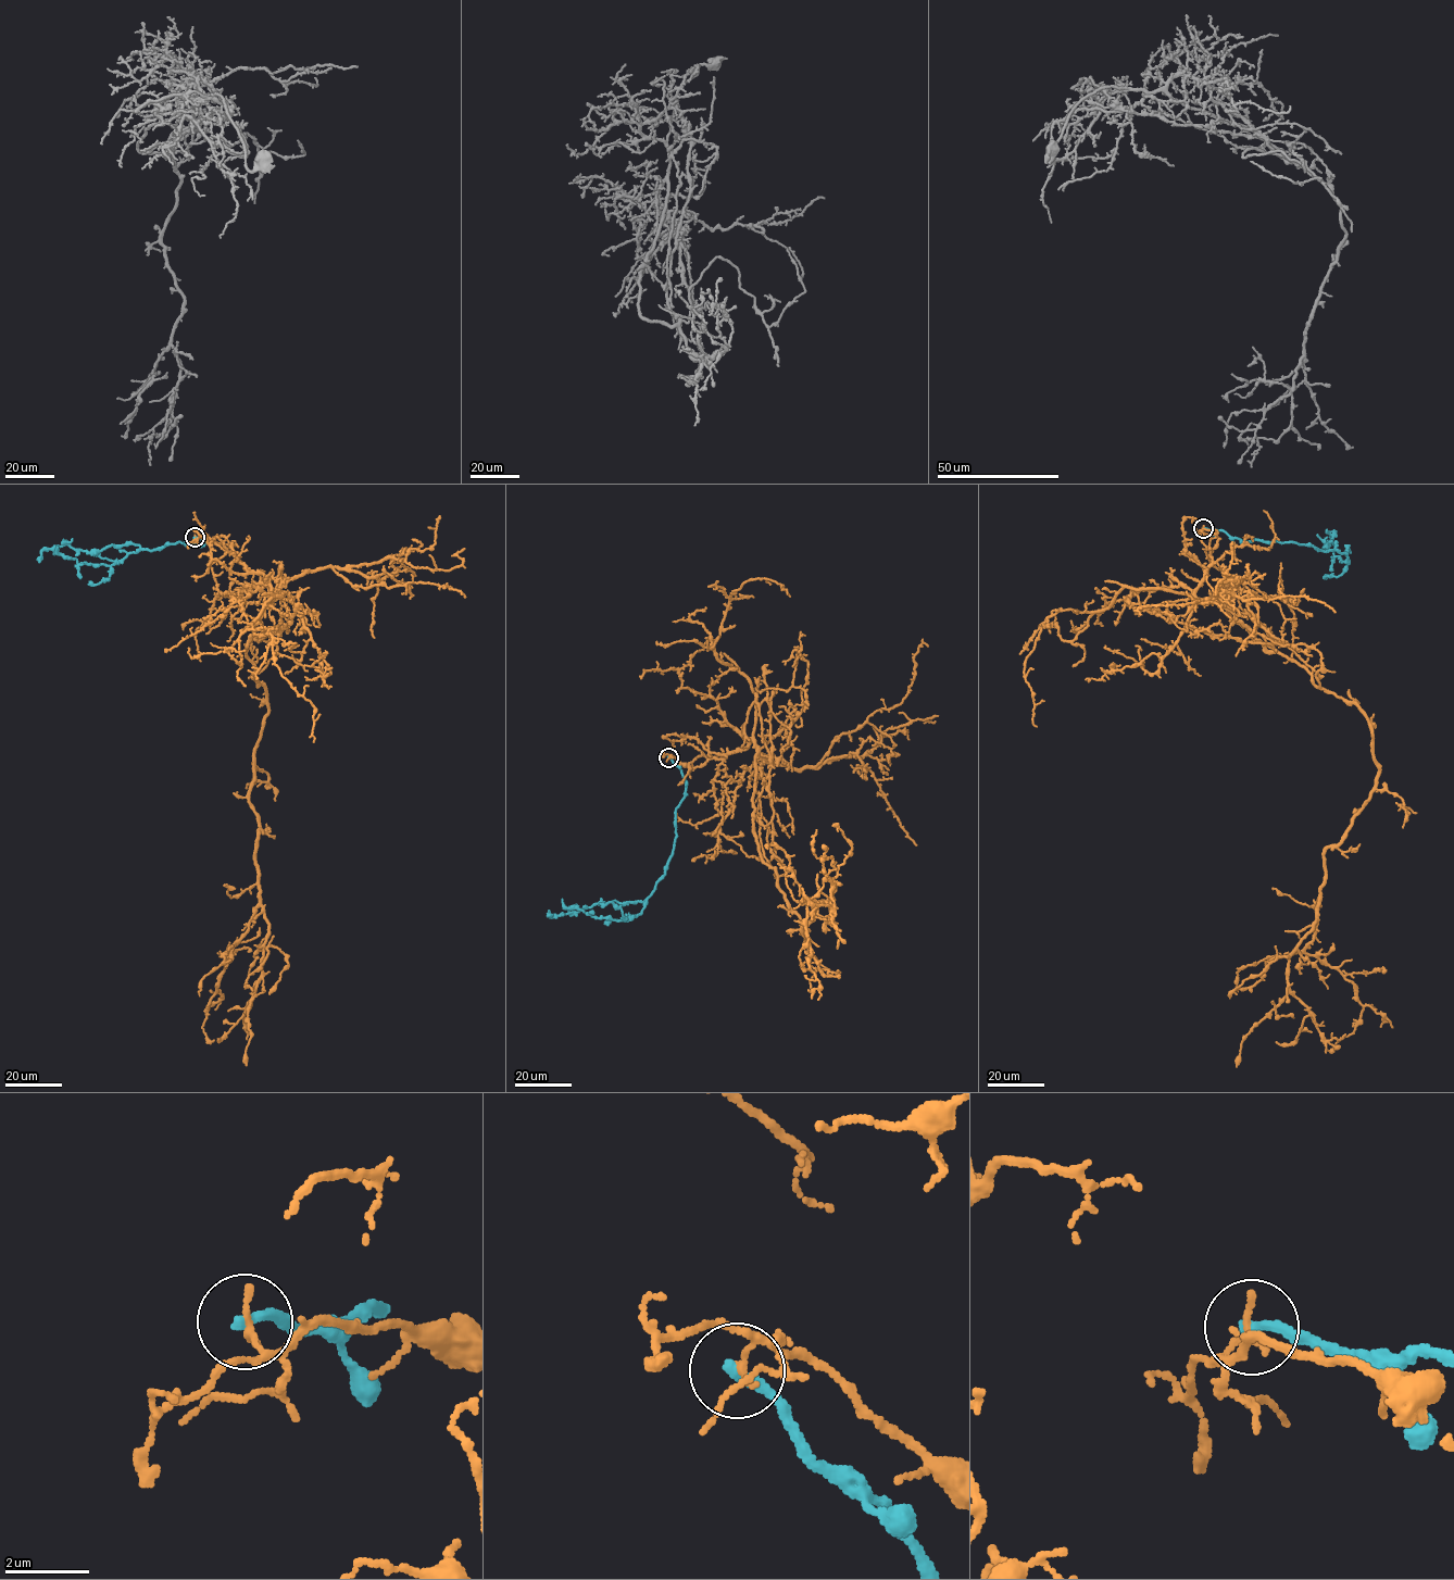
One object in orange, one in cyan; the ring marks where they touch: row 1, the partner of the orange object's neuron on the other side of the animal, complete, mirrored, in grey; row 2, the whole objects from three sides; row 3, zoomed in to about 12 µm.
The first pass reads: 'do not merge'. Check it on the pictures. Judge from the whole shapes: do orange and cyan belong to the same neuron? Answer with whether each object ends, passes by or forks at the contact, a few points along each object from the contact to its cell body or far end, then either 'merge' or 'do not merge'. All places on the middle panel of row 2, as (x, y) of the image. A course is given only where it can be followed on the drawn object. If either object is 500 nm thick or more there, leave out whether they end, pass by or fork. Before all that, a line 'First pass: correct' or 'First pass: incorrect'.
First pass: correct
orange ends; cyan ends; course orange (668, 756), (694, 767), (755, 742), (753, 836), (803, 944), (825, 903), (807, 902), (804, 969), (809, 938); course cyan (668, 756), (686, 790), (674, 849), (654, 891), (642, 902), (598, 903), (550, 917), (548, 911); do not merge

